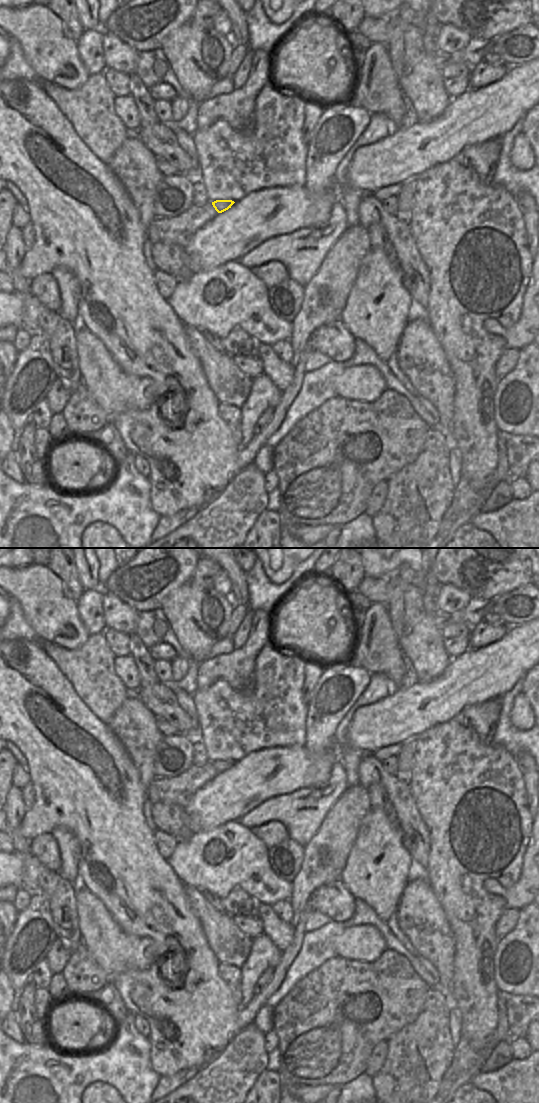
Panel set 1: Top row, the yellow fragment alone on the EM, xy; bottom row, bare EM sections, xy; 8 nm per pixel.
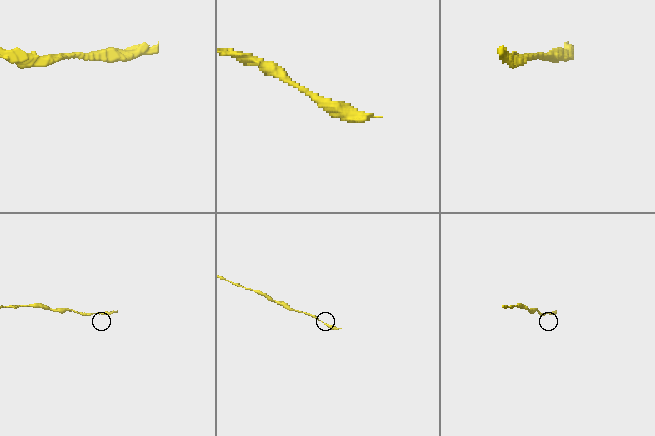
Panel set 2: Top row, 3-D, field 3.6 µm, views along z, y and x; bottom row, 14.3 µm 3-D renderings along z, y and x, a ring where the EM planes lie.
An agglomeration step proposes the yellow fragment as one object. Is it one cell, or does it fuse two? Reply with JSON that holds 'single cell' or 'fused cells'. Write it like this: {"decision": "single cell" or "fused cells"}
{"decision": "single cell"}

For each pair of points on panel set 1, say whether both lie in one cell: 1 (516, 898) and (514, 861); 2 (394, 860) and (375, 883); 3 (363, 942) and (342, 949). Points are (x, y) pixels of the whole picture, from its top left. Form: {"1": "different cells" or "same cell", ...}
{"1": "different cells", "2": "same cell", "3": "same cell"}

